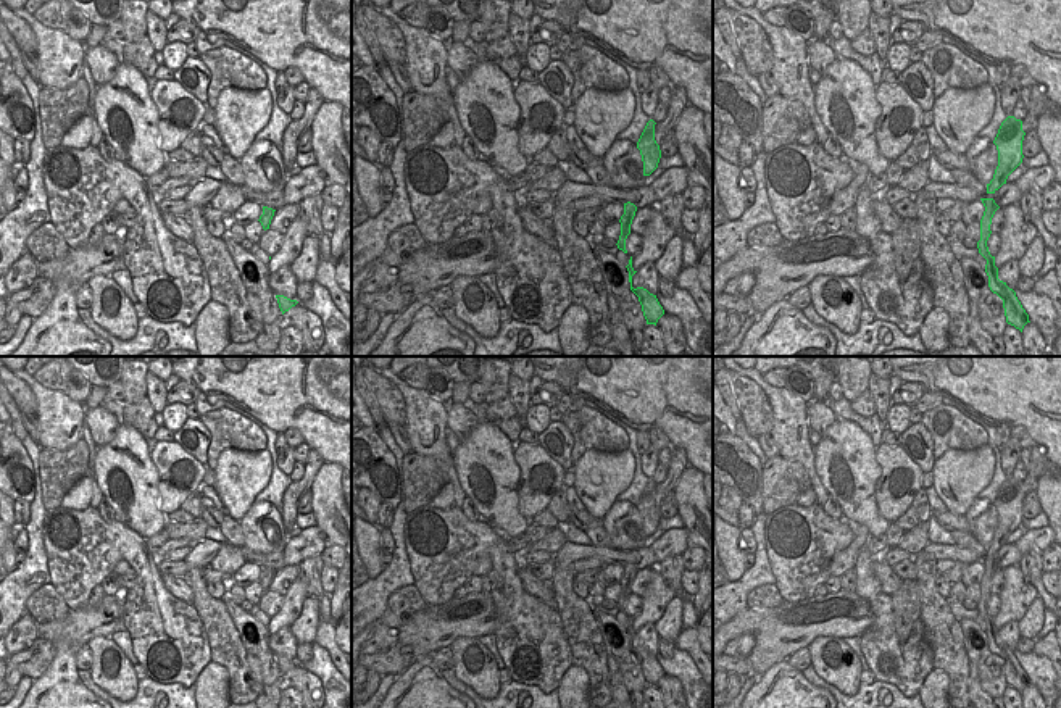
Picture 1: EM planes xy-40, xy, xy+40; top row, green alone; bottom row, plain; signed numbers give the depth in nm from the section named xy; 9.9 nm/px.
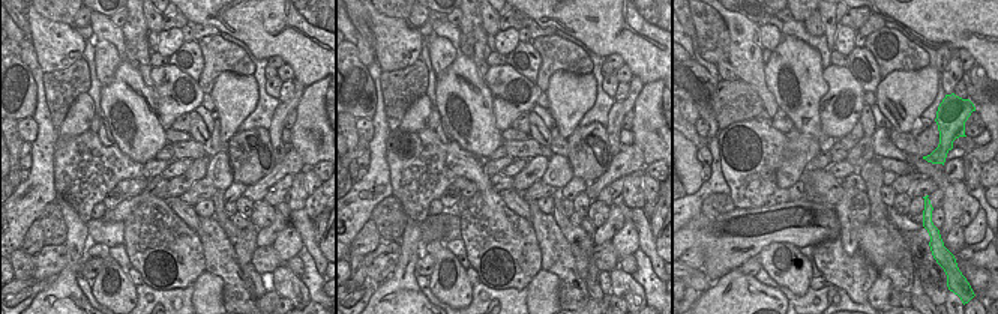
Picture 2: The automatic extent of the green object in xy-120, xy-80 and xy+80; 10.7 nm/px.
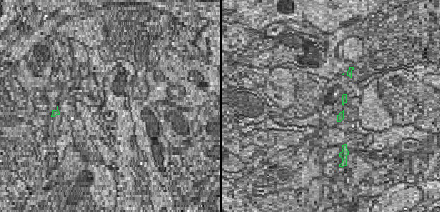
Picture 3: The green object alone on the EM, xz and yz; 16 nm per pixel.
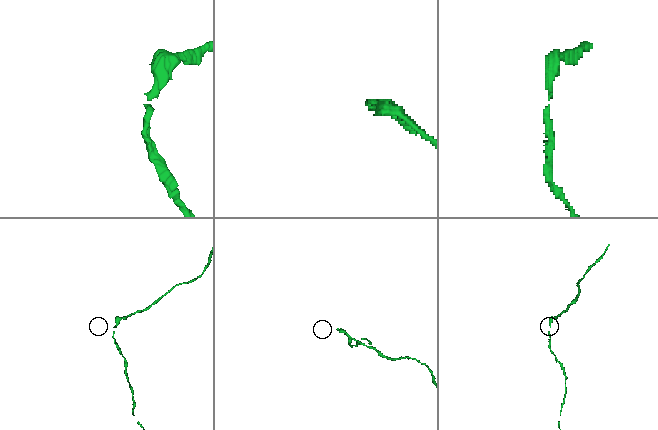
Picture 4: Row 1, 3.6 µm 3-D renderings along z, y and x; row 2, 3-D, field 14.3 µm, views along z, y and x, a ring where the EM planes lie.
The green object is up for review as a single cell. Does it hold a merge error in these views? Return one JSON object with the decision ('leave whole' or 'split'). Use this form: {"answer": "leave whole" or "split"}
{"answer": "leave whole"}

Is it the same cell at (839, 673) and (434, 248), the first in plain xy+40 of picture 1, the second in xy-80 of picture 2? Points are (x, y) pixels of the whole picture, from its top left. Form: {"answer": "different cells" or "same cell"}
{"answer": "same cell"}

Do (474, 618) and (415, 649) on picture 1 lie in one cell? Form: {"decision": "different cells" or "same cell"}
{"decision": "same cell"}

